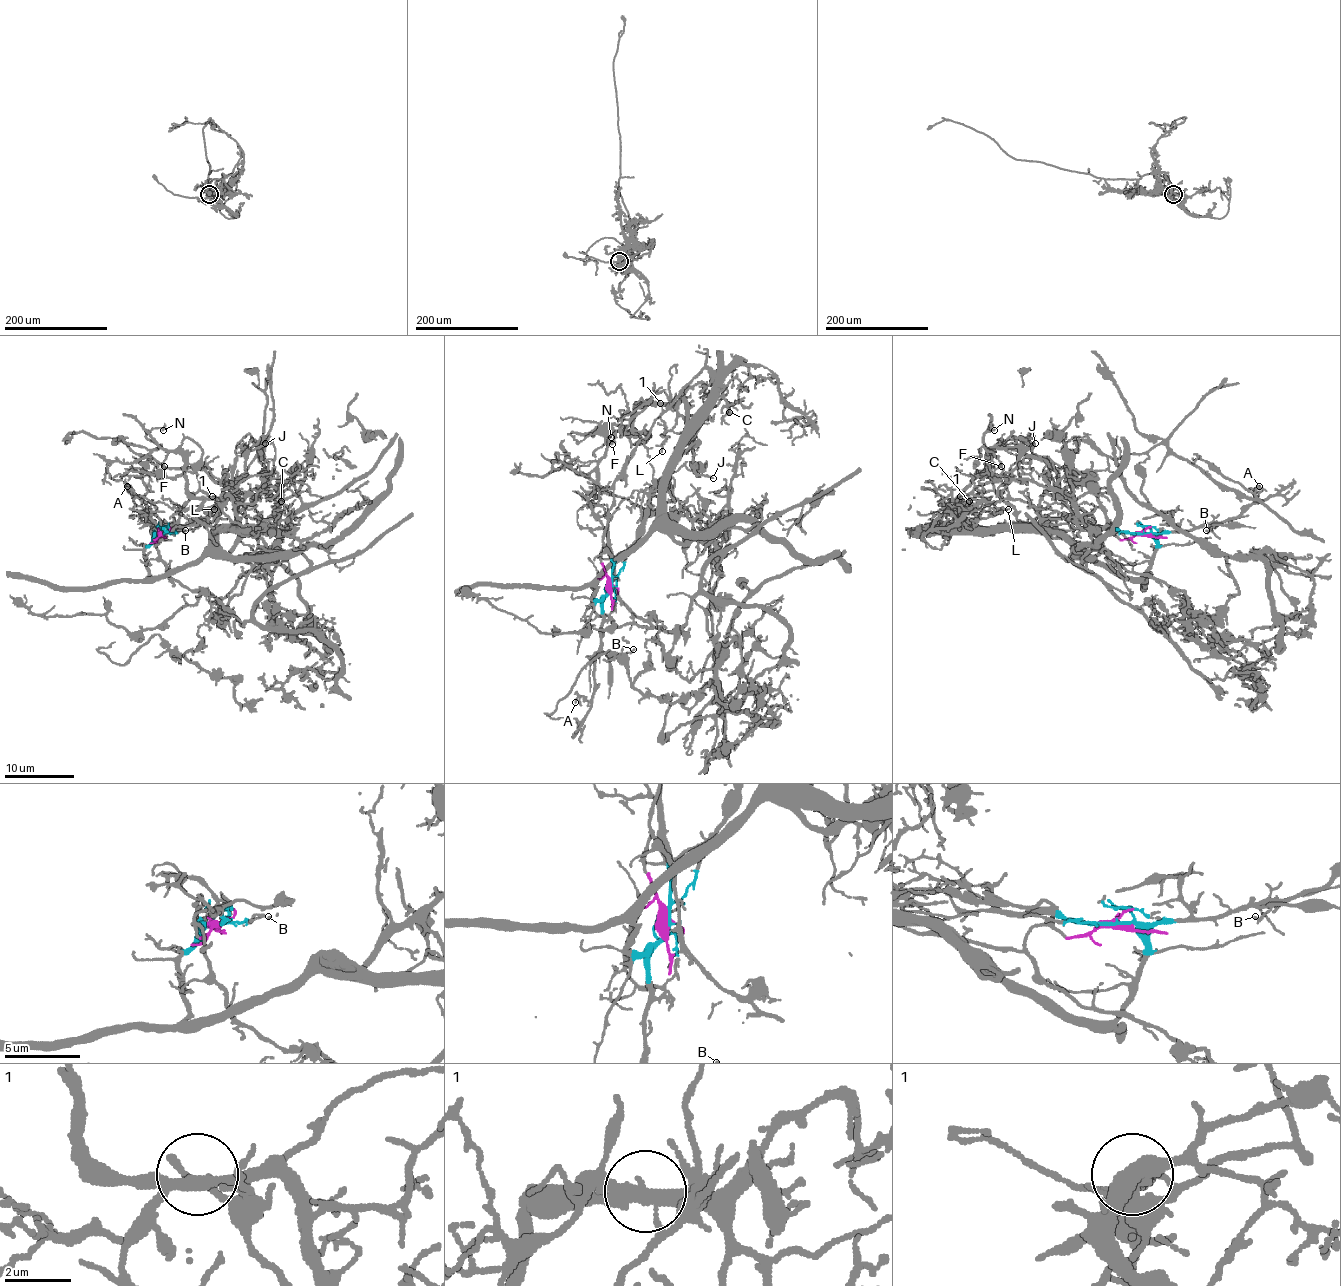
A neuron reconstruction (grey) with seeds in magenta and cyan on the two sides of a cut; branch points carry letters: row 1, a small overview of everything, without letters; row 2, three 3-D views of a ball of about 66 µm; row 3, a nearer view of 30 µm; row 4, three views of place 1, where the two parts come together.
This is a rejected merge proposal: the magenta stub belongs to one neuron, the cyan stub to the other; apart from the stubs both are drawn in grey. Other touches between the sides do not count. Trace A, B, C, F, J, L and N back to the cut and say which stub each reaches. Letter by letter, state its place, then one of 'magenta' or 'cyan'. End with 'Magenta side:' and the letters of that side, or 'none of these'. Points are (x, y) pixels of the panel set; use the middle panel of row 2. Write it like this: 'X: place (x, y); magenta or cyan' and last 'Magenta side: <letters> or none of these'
A: place (575, 702); cyan
B: place (633, 649); cyan
C: place (729, 412); cyan
F: place (612, 444); cyan
J: place (713, 478); cyan
L: place (662, 451); cyan
N: place (611, 437); cyan
Magenta side: none of these

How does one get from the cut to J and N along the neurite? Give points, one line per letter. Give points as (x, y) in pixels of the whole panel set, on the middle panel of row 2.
J: (611, 587), (594, 599), (597, 580), (660, 514), (666, 463), (686, 425), (682, 399), (693, 469), (713, 477)
N: (611, 587), (594, 599), (597, 580), (660, 514), (684, 401), (640, 403), (632, 430), (597, 429), (611, 437)

